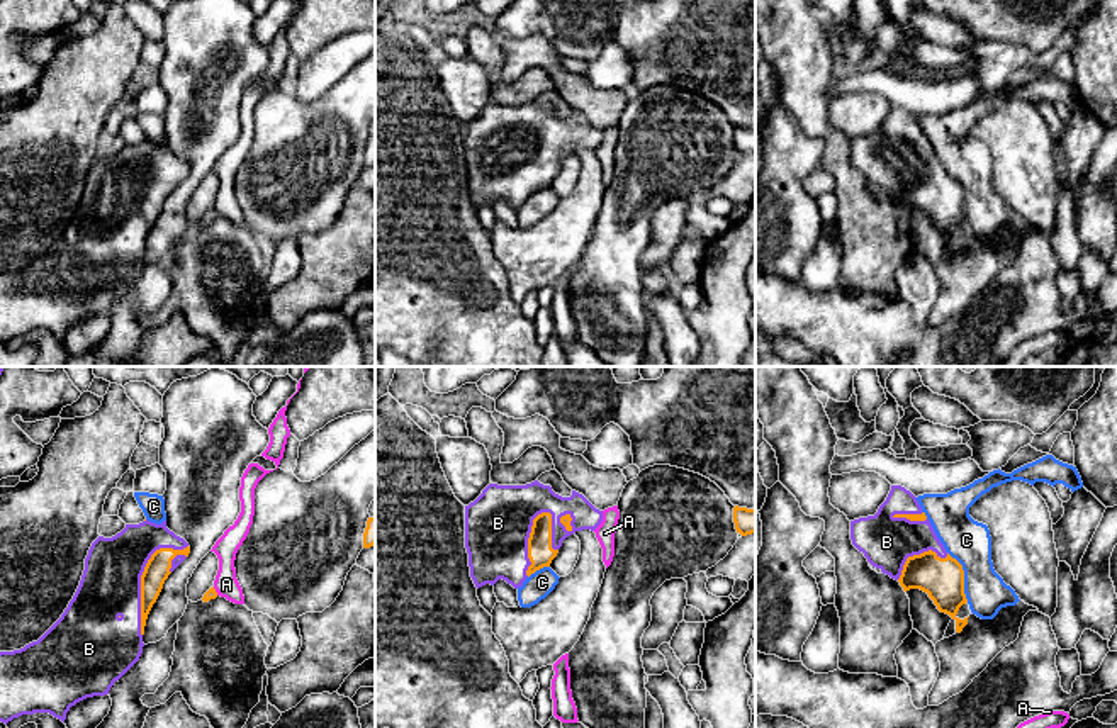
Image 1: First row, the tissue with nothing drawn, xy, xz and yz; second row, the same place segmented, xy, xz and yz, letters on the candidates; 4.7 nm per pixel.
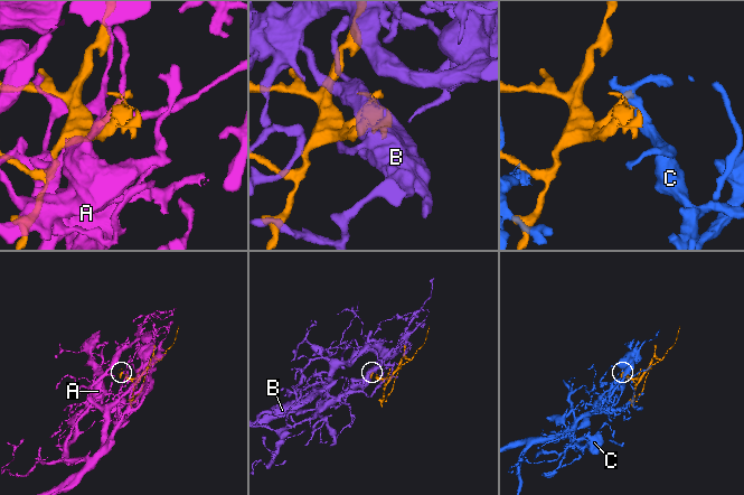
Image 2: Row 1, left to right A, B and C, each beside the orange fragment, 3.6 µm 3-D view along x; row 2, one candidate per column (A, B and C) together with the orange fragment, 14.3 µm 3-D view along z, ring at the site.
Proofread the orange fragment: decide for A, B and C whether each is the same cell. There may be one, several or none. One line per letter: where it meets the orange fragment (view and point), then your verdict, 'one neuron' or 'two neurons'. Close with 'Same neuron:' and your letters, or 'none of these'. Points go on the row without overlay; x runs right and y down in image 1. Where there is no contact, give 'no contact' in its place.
A: contact xy (214, 211); two neurons
B: contact xy (141, 197); one neuron
C: contact yz (963, 197); two neurons
Same neuron: B

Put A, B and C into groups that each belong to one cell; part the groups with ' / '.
A / B / C

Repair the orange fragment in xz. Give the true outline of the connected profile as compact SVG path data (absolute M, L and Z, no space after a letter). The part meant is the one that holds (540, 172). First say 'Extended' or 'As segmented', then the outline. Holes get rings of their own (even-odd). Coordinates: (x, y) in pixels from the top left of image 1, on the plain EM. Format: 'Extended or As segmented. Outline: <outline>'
Extended. Outline: M538 100L526 105L489 104L482 114L465 126L465 168L469 173L470 197L475 207L494 205L499 199L514 209L543 187L550 187L562 161L575 151L594 151L603 141L582 114L572 110L562 117Z

